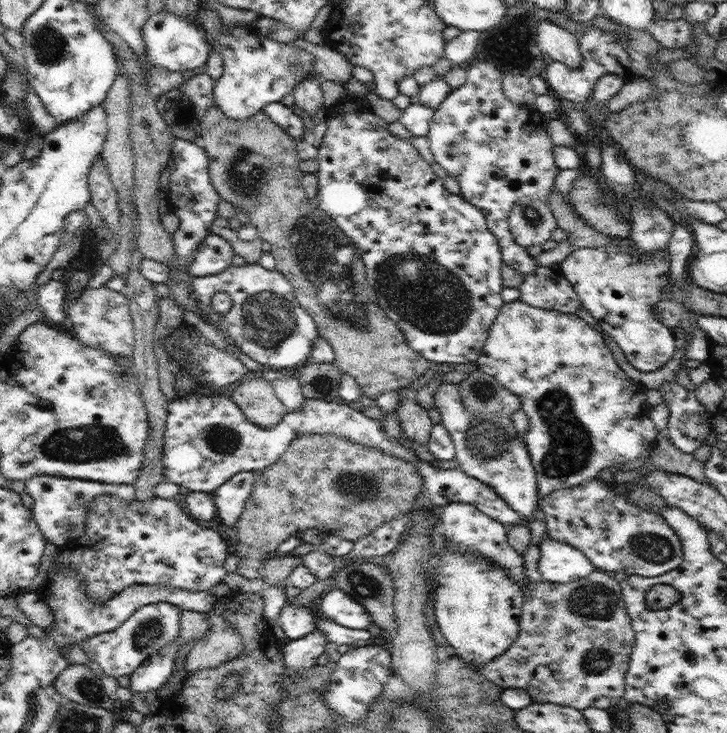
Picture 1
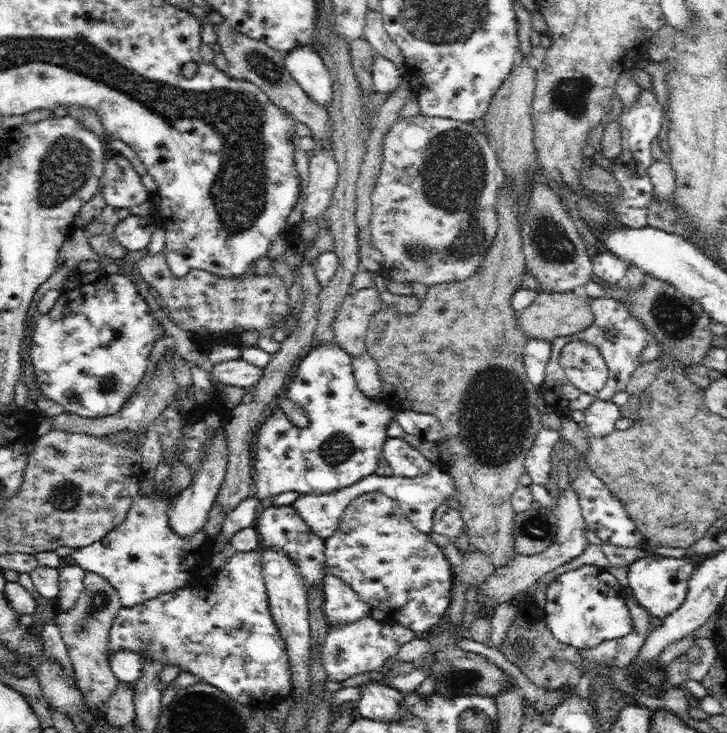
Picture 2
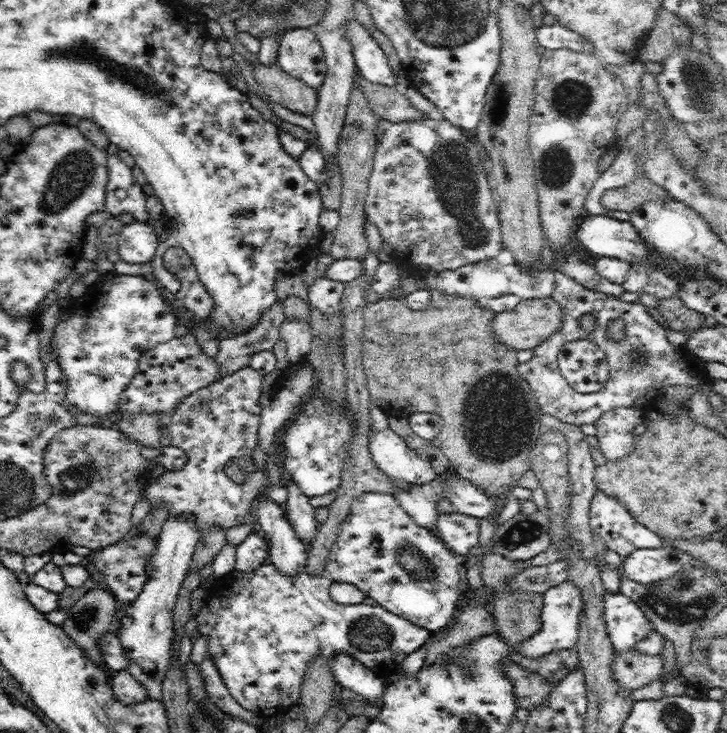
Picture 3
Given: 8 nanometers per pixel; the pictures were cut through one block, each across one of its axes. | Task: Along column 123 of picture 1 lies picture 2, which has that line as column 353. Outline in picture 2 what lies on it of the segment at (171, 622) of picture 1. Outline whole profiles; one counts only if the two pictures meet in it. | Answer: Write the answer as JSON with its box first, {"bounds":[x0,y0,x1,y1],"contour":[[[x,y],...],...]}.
{"bounds":[322,616,415,683],"contour":[[[372,616],[352,625],[330,628],[322,650],[322,664],[332,681],[342,683],[357,674],[378,672],[385,661],[398,654],[401,646],[414,640],[415,636],[410,628],[376,621]]]}

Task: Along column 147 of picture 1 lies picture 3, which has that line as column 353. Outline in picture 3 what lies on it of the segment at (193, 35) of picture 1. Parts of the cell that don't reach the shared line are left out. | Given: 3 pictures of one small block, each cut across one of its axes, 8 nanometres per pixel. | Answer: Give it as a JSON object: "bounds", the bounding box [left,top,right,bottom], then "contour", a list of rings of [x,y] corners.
{"bounds":[346,18,395,87],"contour":[[[355,18],[346,25],[354,62],[361,76],[374,84],[395,87],[395,72],[391,69],[386,53],[372,38],[370,31]]]}

